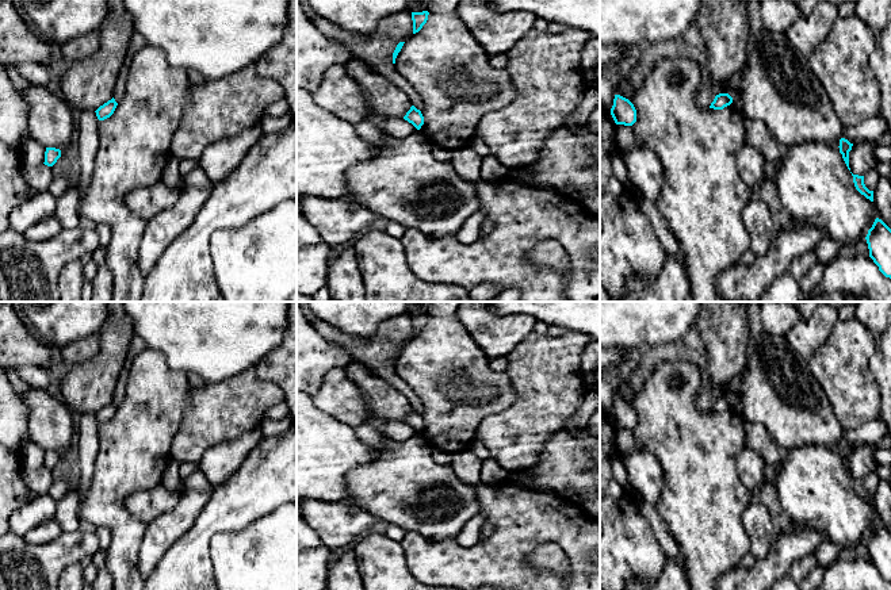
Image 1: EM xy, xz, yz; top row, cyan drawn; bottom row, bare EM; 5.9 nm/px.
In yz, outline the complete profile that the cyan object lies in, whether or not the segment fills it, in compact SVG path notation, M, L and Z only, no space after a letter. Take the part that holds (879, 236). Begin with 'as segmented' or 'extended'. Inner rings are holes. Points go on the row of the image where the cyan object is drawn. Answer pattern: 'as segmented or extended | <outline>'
as segmented | M876 218L865 240L869 257L879 267L879 271L891 279L891 229Z

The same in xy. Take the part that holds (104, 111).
as segmented | M112 97L111 100L108 100L107 103L104 103L103 106L100 106L95 112L99 120L104 120L107 118L110 118L115 108L116 108L118 103L115 101L115 99Z

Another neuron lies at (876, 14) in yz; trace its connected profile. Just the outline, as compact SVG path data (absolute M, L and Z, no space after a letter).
M856 0L854 15L879 34L891 24L891 0Z

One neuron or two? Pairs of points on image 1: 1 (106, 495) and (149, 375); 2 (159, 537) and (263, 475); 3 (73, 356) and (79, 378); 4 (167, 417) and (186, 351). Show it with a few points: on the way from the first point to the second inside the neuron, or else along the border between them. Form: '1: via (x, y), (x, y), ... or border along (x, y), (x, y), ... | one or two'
1: via (123, 466), (150, 416), (150, 405) | one
2: border along (217, 486), (195, 523), (179, 537) | two
3: border along (91, 357), (71, 367) | two
4: border along (156, 351), (171, 368), (186, 374) | two

